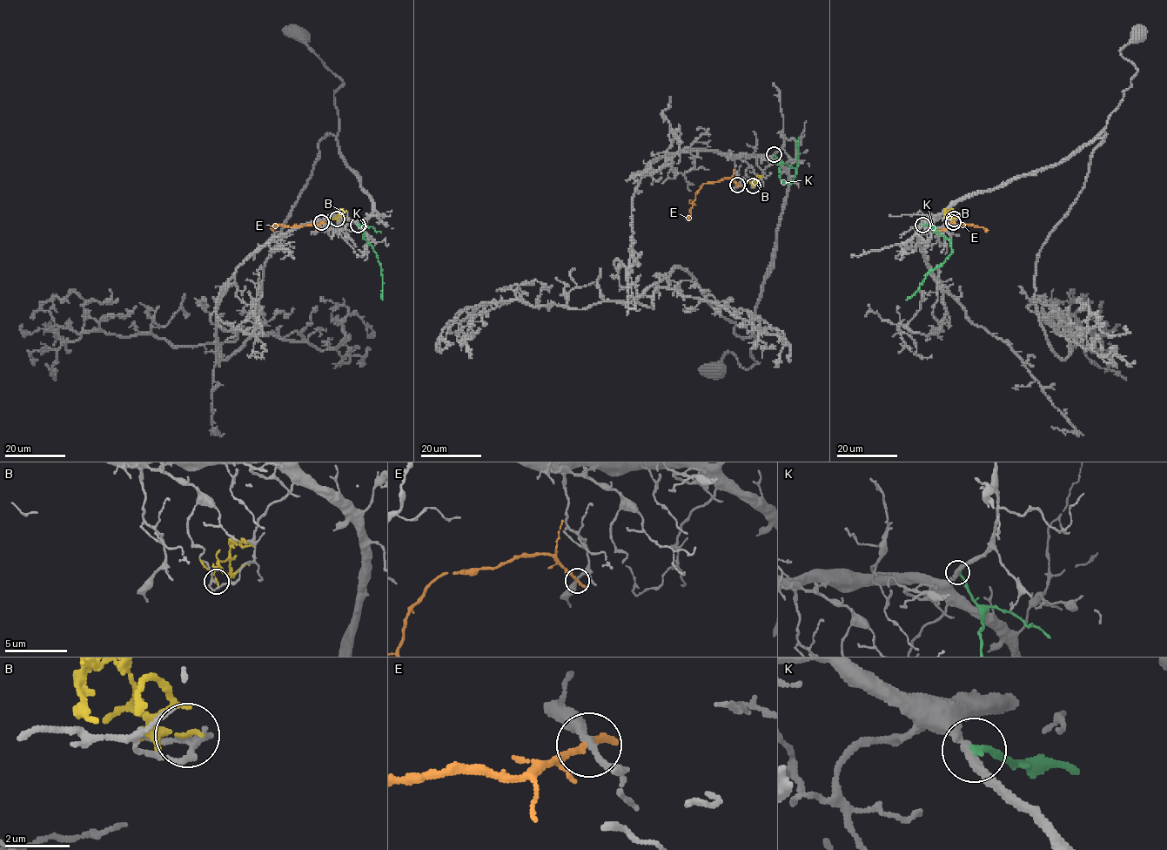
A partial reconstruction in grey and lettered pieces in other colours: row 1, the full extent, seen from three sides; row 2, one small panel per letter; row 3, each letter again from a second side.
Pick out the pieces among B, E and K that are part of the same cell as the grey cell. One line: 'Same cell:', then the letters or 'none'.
Same cell: none

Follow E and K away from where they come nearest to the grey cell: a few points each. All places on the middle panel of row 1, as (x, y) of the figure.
E: (737, 184), (730, 178), (705, 183), (696, 192), (688, 219)
K: (774, 154), (780, 166), (780, 178), (790, 184), (795, 174), (799, 156), (798, 138)

